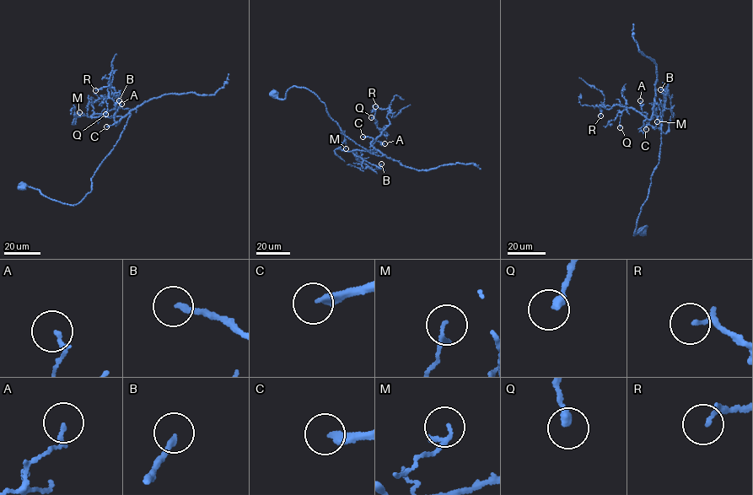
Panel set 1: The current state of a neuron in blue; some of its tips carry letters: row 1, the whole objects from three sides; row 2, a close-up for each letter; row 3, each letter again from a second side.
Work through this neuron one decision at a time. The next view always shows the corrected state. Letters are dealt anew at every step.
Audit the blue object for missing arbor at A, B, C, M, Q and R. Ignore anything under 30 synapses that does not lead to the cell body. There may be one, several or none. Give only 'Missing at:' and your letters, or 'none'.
Missing at: B, C

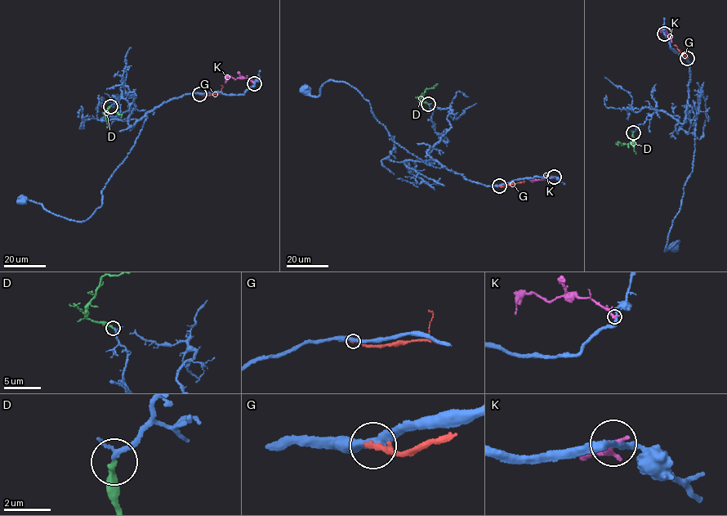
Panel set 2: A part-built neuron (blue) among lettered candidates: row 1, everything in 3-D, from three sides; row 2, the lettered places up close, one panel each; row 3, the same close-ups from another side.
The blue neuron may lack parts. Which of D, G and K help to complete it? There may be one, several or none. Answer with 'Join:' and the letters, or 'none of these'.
Join: D

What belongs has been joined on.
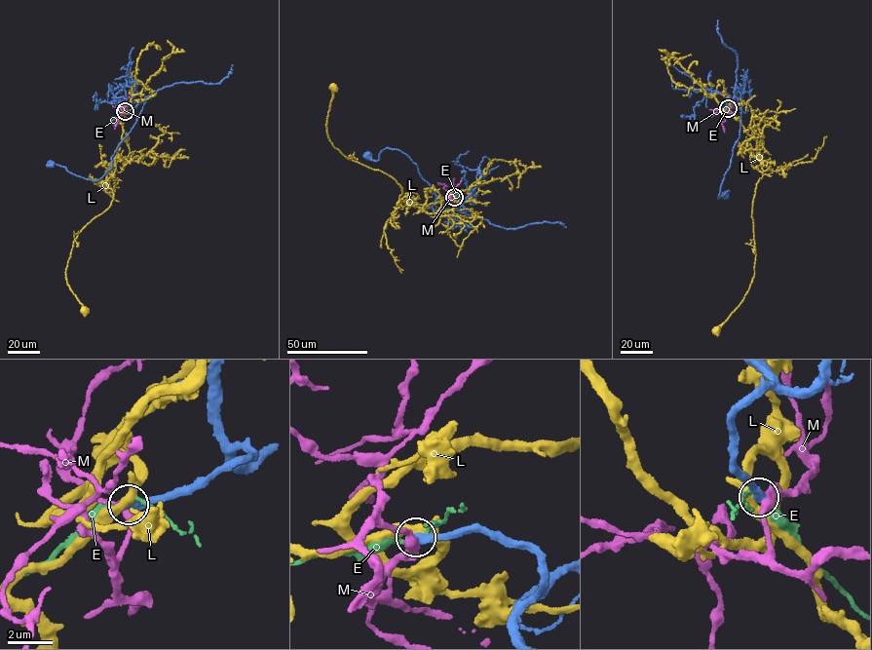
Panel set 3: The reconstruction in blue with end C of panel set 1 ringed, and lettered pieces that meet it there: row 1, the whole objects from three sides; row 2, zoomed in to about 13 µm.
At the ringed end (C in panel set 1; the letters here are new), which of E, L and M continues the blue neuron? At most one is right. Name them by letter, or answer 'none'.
none

